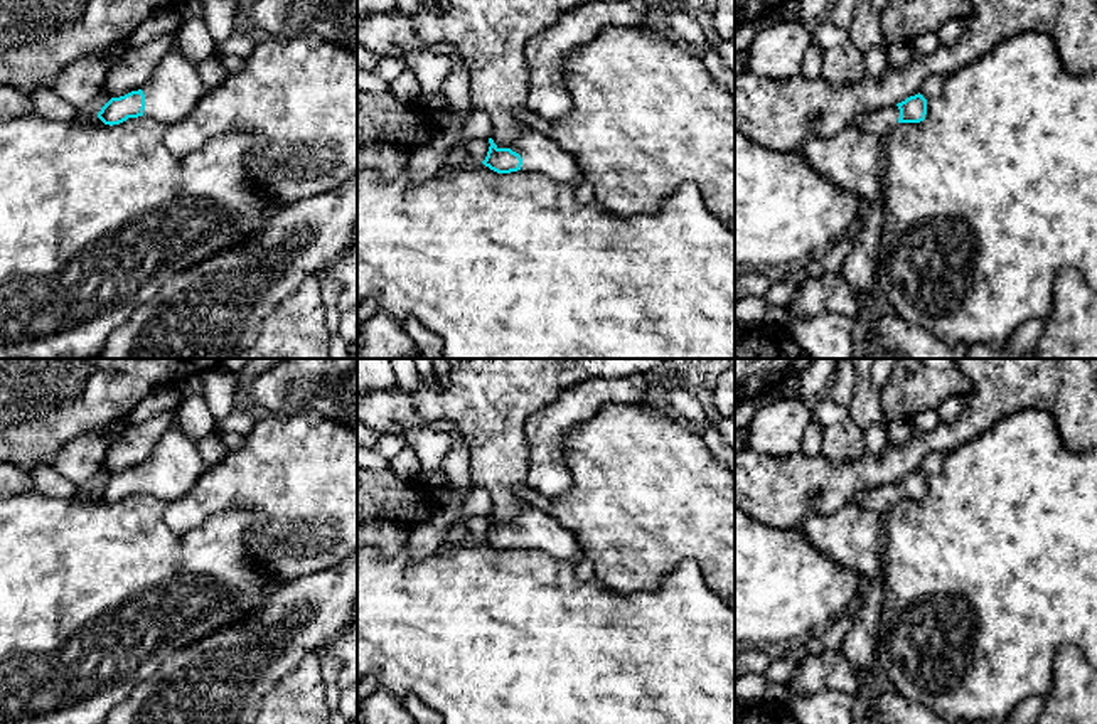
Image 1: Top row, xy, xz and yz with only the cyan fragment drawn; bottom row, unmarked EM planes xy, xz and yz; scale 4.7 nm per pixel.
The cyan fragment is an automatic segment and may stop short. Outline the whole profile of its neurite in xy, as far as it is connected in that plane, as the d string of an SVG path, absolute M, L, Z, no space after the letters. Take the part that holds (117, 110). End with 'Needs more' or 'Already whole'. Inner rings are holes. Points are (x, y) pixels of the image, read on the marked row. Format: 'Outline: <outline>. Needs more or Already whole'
Outline: M177 44L157 64L142 89L111 98L98 118L110 126L138 116L172 125L185 118L204 94L195 64L184 57Z. Needs more

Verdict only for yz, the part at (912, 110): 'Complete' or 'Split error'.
Split error

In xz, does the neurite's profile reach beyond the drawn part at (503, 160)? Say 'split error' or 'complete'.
split error

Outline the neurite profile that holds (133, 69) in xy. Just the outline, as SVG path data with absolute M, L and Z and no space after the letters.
M165 34L143 45L128 47L120 61L106 72L104 88L110 98L143 89L157 64L175 45L177 34Z

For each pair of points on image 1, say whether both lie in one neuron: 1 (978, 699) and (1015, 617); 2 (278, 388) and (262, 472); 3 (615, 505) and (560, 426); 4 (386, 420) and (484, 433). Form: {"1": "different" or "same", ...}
{"1": "same", "2": "different", "3": "different", "4": "same"}

